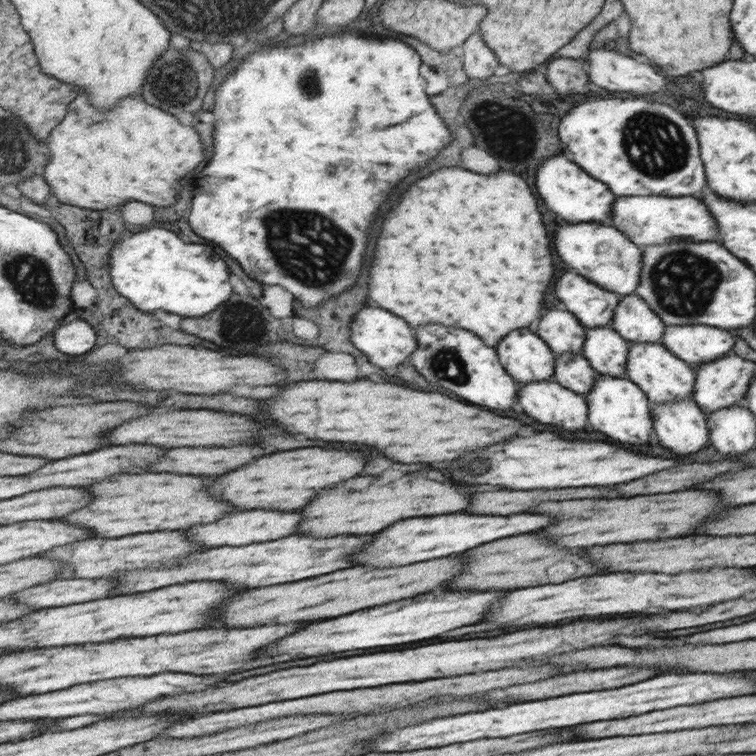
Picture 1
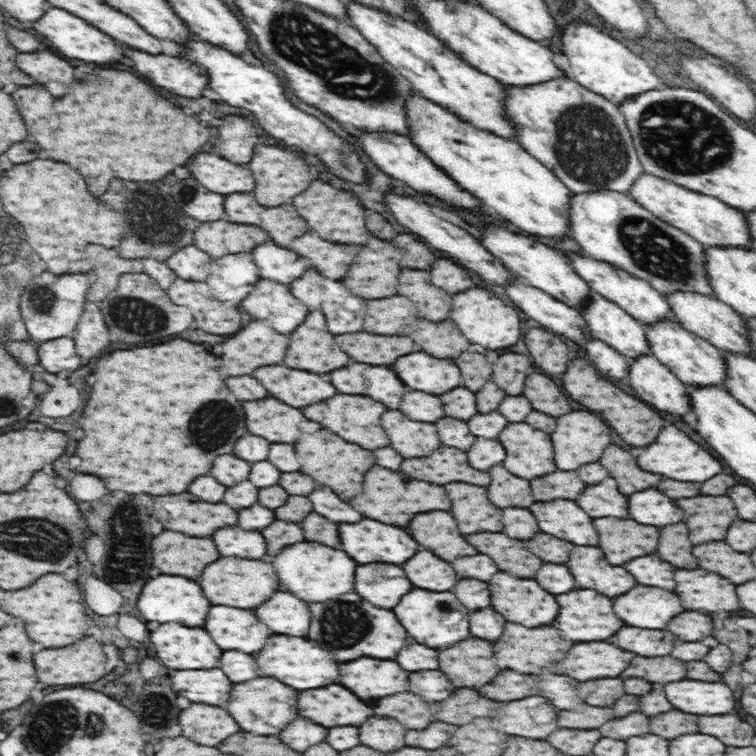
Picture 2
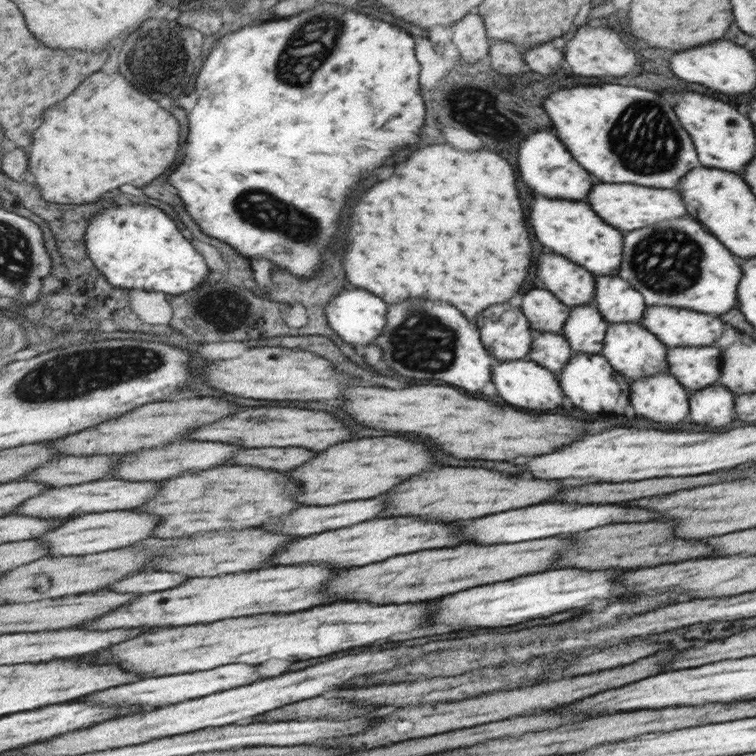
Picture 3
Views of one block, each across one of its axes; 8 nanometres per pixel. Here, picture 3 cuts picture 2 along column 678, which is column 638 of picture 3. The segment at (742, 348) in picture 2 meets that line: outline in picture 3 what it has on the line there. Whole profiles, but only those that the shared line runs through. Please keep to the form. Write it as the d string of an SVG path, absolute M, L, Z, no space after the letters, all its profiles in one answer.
M619 275L596 277L592 305L610 323L640 322L648 307L643 294Z

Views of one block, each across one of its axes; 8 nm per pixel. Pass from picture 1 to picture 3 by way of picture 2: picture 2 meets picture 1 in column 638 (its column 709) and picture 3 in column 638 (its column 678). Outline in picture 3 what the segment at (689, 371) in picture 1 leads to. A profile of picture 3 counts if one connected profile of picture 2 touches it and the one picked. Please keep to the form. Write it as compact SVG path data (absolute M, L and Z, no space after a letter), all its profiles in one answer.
M618 322L609 323L601 354L618 372L624 373L631 380L636 380L637 378L649 378L653 374L669 373L667 348L668 346L658 336L642 327L640 322Z

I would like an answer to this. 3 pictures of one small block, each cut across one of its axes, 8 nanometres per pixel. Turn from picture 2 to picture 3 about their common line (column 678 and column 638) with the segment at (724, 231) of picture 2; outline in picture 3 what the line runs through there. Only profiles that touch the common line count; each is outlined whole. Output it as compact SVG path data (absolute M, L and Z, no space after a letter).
M598 184L598 188L591 190L590 206L606 224L614 224L613 228L622 228L623 233L638 231L638 228L646 228L665 220L674 220L680 217L688 217L686 205L681 193L672 188L644 188L640 184Z

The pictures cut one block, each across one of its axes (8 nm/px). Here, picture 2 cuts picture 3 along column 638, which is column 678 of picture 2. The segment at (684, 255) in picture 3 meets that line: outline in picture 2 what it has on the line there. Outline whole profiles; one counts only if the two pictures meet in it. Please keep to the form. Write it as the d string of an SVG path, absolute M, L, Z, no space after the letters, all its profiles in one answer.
M616 191L582 192L570 198L571 206L567 209L567 221L570 226L570 236L578 242L584 254L613 264L650 283L660 294L666 296L670 292L698 292L713 296L710 283L707 282L707 270L702 268L702 244L690 238L678 228L664 224L652 212L634 202L629 195Z

